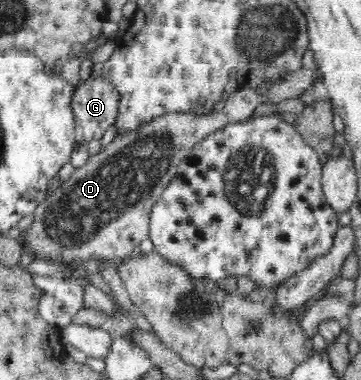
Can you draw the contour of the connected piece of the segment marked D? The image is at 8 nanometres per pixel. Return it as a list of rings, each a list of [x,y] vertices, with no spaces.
[[[299,69],[287,73],[282,82],[273,84],[265,95],[257,95],[252,85],[243,85],[235,94],[226,99],[225,107],[219,112],[200,114],[195,112],[167,112],[153,117],[147,123],[131,129],[131,131],[118,132],[115,139],[105,145],[95,155],[76,167],[69,179],[60,183],[52,194],[44,197],[33,211],[33,223],[22,230],[22,247],[34,259],[51,263],[76,263],[80,265],[89,259],[101,259],[111,263],[118,263],[129,258],[133,249],[150,237],[149,223],[153,207],[161,199],[165,189],[173,177],[177,175],[177,168],[193,146],[208,139],[209,135],[216,133],[231,123],[243,123],[253,116],[258,105],[269,103],[277,108],[282,102],[298,98],[301,93],[308,91],[317,82],[317,71]]]

